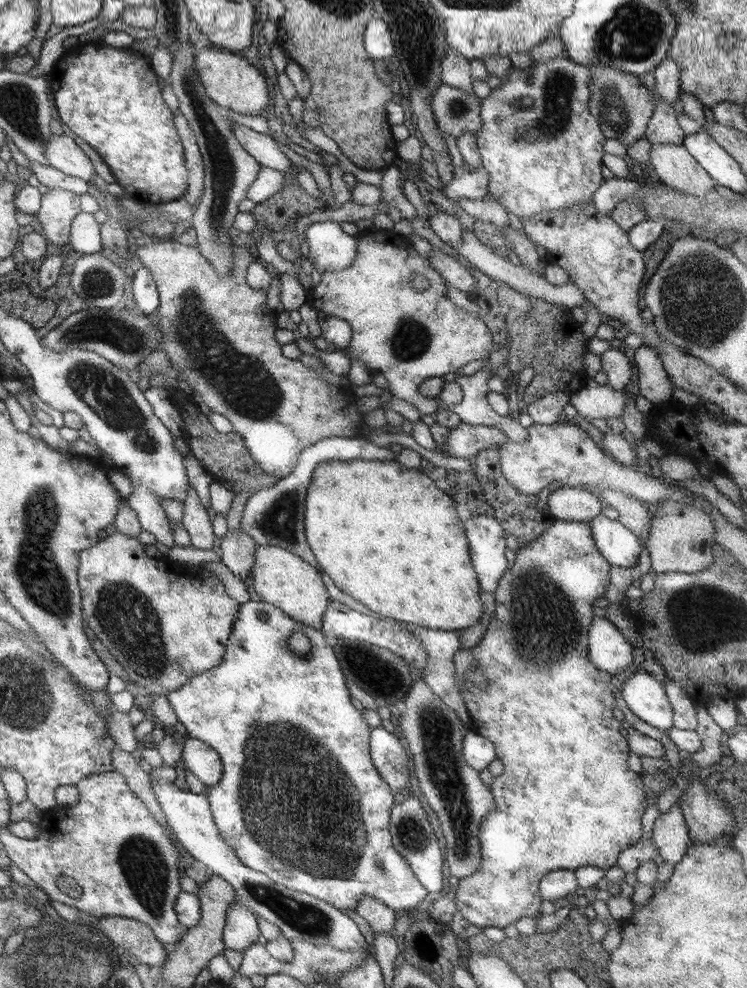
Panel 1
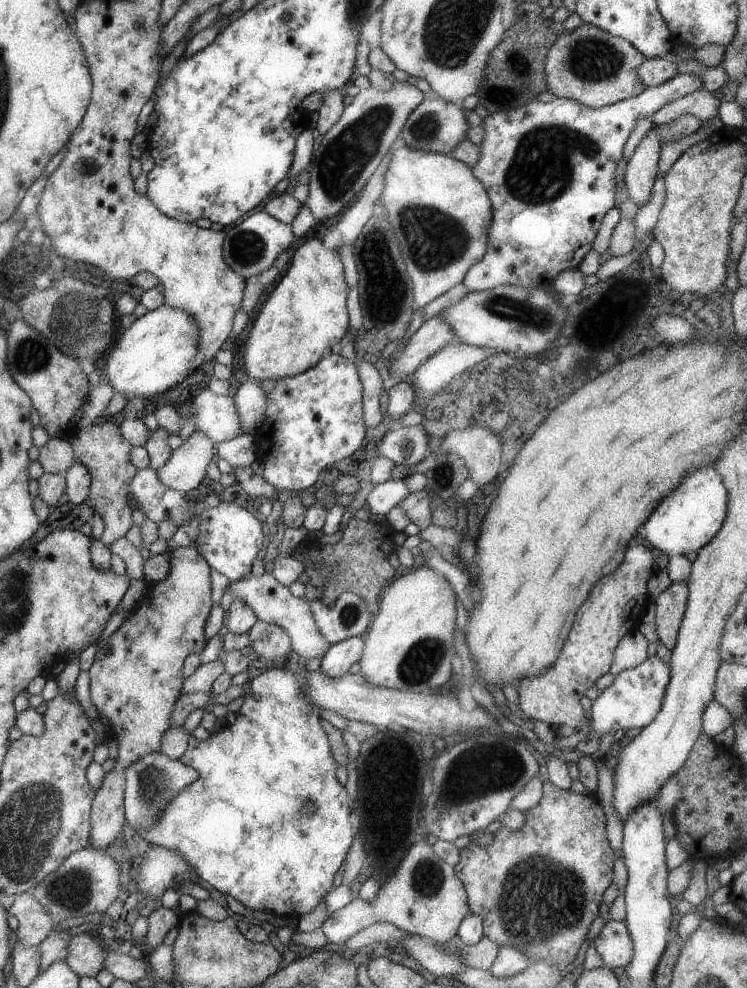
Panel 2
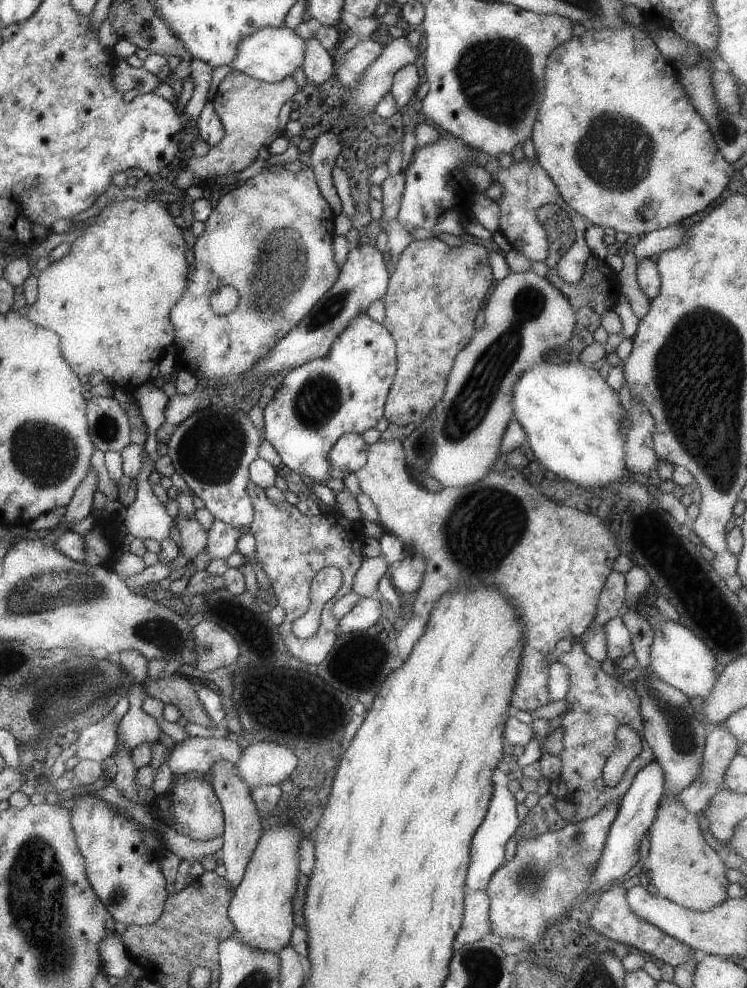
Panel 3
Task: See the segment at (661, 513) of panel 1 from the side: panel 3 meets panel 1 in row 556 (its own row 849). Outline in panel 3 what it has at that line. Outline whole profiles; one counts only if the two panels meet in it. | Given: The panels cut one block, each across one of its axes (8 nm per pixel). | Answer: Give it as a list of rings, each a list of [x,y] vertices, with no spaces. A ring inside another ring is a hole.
[[[667,793],[658,802],[656,815],[646,832],[650,847],[645,860],[650,883],[659,897],[685,908],[706,911],[727,898],[726,868],[719,855],[705,842],[698,816],[691,814],[677,799]]]

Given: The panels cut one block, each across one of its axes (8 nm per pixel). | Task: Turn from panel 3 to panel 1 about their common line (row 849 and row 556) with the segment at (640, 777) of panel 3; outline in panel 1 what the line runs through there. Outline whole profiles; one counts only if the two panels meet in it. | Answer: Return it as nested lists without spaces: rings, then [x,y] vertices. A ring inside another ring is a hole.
[[[600,513],[593,516],[588,525],[596,550],[611,567],[627,569],[637,565],[643,545],[618,519],[609,519]]]

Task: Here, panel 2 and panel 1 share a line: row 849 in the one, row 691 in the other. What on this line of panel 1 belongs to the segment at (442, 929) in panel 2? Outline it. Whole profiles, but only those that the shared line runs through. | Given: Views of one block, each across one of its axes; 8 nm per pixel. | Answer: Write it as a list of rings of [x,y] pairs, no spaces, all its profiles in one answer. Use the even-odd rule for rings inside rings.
[[[421,677],[412,680],[409,692],[403,696],[403,714],[399,718],[399,728],[403,740],[407,740],[407,746],[413,759],[413,774],[417,778],[417,784],[421,794],[424,796],[429,808],[435,812],[439,822],[439,828],[445,840],[445,848],[442,857],[444,868],[449,871],[450,876],[458,879],[468,877],[469,874],[477,871],[481,863],[481,848],[479,844],[479,824],[483,815],[493,807],[493,796],[490,788],[481,782],[479,772],[469,768],[462,759],[462,738],[466,734],[466,728],[459,724],[454,712],[441,702],[441,698],[433,691]]]

